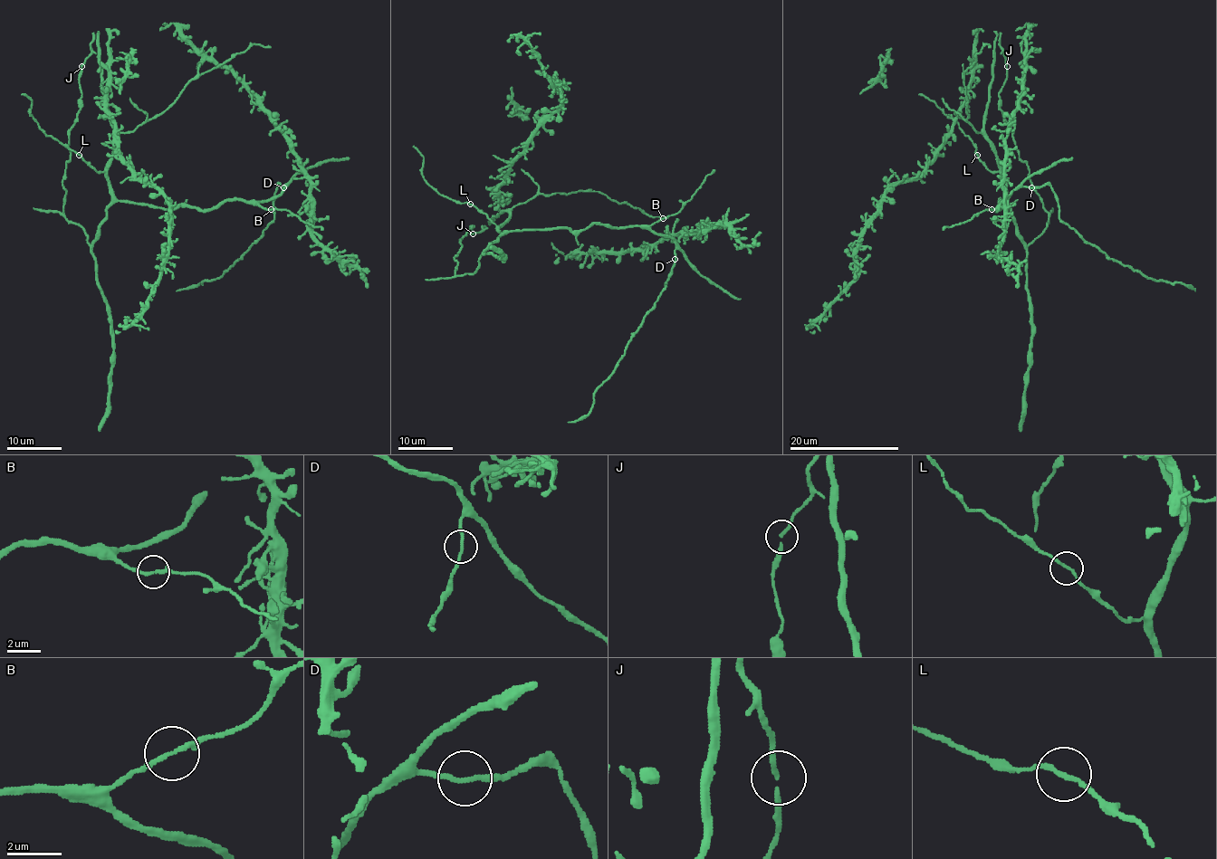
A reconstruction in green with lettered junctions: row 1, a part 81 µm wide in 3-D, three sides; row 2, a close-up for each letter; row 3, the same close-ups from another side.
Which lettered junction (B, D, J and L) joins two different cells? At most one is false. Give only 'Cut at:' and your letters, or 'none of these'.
Cut at: none of these

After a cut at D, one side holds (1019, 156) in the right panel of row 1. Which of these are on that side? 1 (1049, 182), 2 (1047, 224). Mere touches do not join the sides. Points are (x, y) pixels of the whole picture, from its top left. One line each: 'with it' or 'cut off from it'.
1: cut off from it
2: with it

